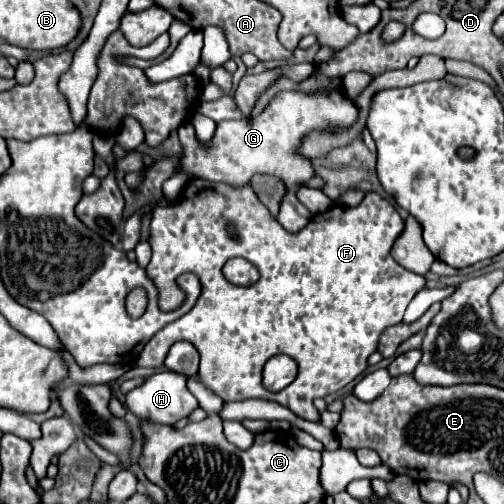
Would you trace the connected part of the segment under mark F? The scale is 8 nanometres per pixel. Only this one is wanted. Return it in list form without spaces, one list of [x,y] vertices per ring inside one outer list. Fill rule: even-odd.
[[[192,178],[178,202],[152,210],[152,260],[146,272],[152,276],[154,284],[160,290],[160,308],[164,310],[180,306],[182,298],[180,288],[176,286],[176,278],[184,272],[192,272],[200,278],[202,294],[196,306],[186,316],[172,324],[166,324],[156,336],[152,336],[152,340],[148,340],[136,360],[136,366],[162,368],[170,346],[174,342],[186,340],[192,342],[200,352],[198,380],[214,390],[224,402],[248,398],[270,400],[290,408],[294,414],[306,420],[318,422],[318,412],[312,400],[338,392],[354,378],[358,378],[366,370],[366,360],[376,350],[382,330],[402,322],[408,302],[418,290],[424,288],[424,276],[404,270],[390,256],[390,248],[402,228],[404,220],[394,210],[394,206],[382,196],[370,192],[356,208],[346,206],[344,210],[336,204],[324,214],[312,216],[308,226],[304,226],[298,234],[288,234],[260,202],[250,182],[244,186],[232,186],[210,182],[204,178]],[[230,226],[234,226],[236,234],[230,234]],[[238,256],[246,258],[258,268],[260,280],[256,284],[242,288],[230,284],[224,278],[224,262]],[[220,332],[244,332],[244,336],[220,336]],[[276,354],[294,358],[298,364],[298,376],[290,386],[286,386],[286,390],[270,392],[262,386],[262,368]]]

